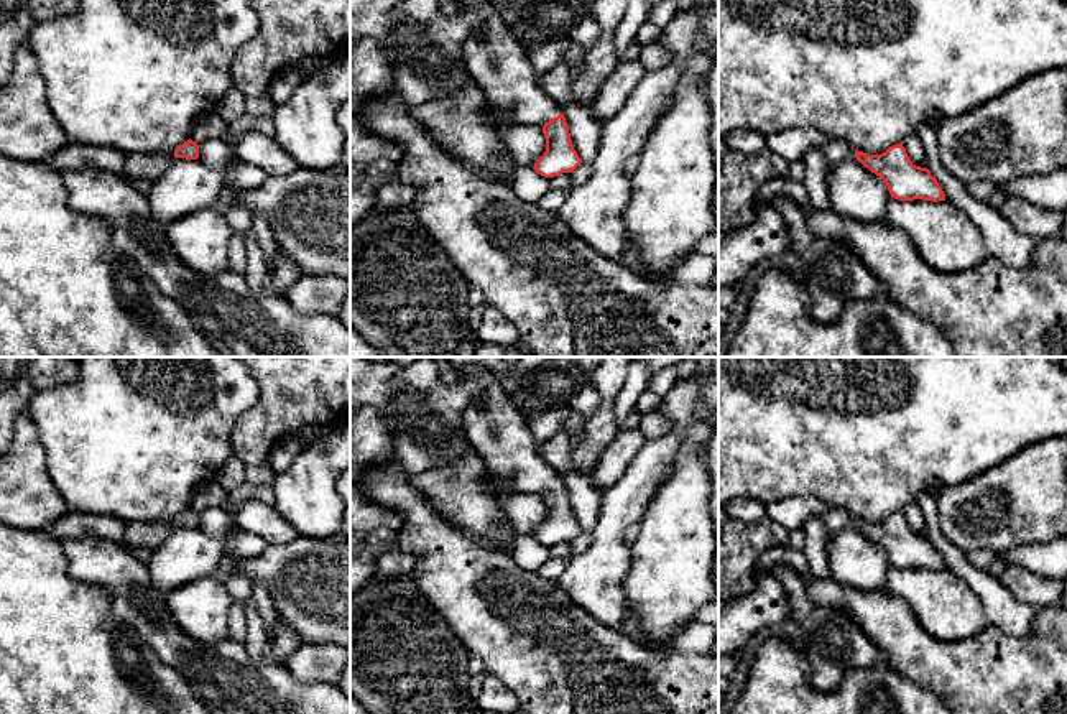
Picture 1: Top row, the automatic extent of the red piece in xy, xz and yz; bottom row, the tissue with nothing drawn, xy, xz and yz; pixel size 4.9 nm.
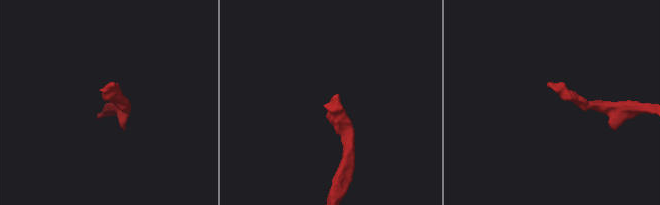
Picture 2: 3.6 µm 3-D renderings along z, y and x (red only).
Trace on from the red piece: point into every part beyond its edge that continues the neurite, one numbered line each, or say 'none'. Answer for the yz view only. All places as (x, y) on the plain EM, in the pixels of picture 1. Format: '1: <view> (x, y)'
1: yz (834, 519)

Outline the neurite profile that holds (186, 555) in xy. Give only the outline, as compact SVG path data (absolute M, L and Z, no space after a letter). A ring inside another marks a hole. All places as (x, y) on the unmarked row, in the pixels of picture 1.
M174 526L148 561L151 584L168 594L199 577L215 576L224 541L197 528Z

